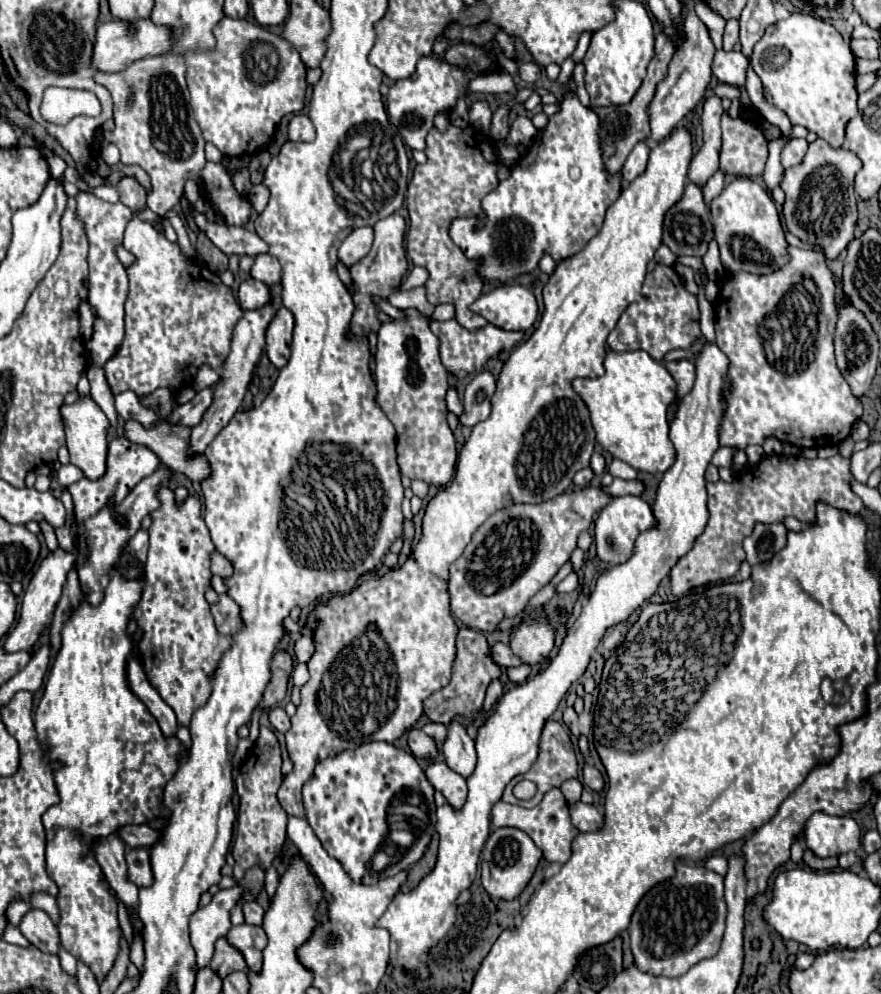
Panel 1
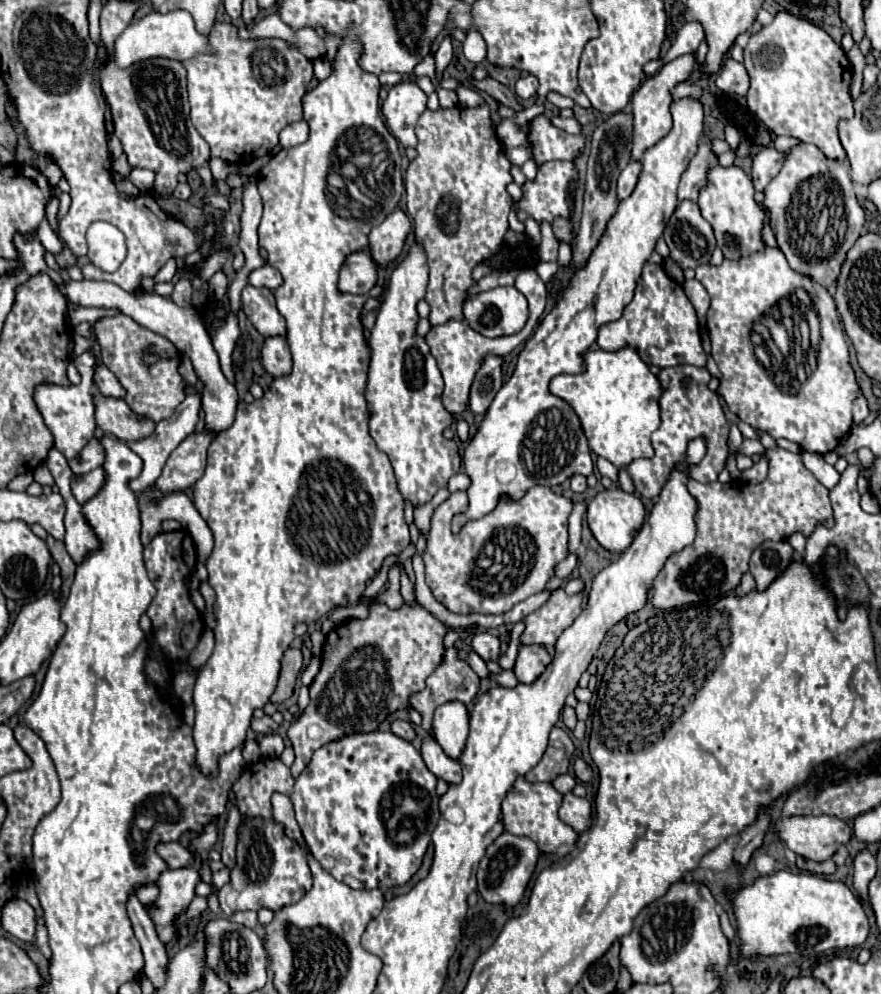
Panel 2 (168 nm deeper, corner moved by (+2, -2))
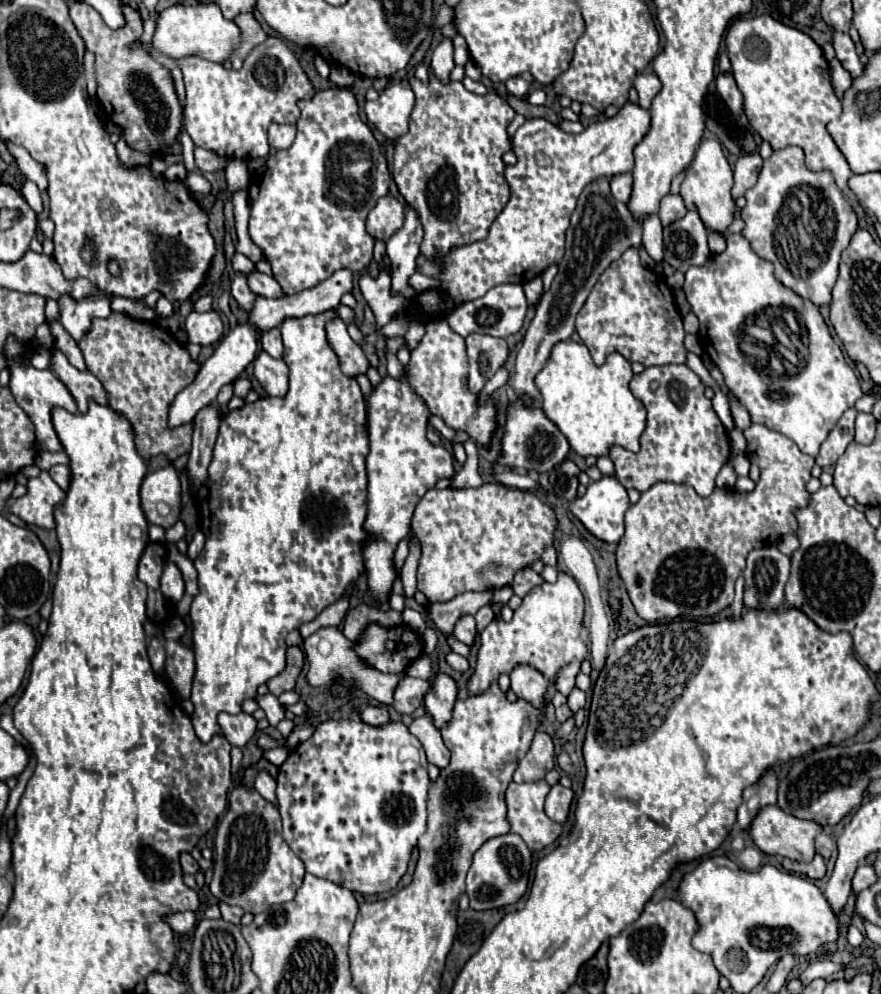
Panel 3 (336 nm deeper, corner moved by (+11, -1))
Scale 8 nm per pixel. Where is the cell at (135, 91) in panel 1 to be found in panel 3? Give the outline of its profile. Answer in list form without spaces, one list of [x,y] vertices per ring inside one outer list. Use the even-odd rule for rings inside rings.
[[[75,1],[71,5],[71,19],[83,37],[85,47],[95,53],[95,75],[99,83],[97,97],[107,115],[123,129],[123,137],[129,145],[157,155],[165,145],[171,145],[179,137],[183,107],[177,99],[171,73],[145,49],[129,47],[129,43],[137,43],[143,33],[141,17],[135,9],[127,7],[127,27],[113,31],[85,1]]]

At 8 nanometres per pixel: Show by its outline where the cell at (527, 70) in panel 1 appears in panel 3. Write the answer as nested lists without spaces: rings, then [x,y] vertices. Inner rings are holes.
[[[521,77],[509,79],[505,85],[507,85],[507,91],[509,91],[511,95],[515,95],[515,97],[527,97],[527,93],[529,93],[529,89],[531,89],[531,85],[529,85],[527,81],[523,81]]]

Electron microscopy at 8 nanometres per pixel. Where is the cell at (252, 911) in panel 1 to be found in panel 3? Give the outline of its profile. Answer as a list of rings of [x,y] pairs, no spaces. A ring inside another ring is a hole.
[[[219,903],[219,907],[221,907],[221,915],[223,915],[225,921],[239,925],[239,921],[241,921],[241,917],[243,917],[243,909],[241,909],[241,907],[231,907],[231,905],[227,905],[227,903]]]

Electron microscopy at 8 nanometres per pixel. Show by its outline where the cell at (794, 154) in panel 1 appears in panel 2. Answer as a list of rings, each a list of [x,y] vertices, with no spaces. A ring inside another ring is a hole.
[[[766,146],[754,156],[752,182],[756,190],[764,190],[766,184],[780,172],[782,160],[786,160],[786,152],[778,152],[774,146]]]

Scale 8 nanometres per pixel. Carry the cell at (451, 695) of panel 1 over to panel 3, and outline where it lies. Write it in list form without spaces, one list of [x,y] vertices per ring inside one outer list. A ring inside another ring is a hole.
[[[405,677],[397,689],[395,689],[395,699],[393,699],[393,709],[401,715],[411,715],[419,703],[423,701],[423,697],[427,695],[429,685],[423,679],[413,679],[413,677]]]

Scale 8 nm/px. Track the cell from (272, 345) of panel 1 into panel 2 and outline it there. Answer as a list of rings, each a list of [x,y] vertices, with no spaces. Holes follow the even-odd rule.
[[[270,336],[264,340],[262,364],[264,364],[266,372],[272,376],[284,376],[292,370],[290,348],[286,348],[284,336]]]

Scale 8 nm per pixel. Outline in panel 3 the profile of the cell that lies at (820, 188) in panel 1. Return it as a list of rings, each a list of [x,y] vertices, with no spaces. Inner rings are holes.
[[[785,147],[773,151],[773,155],[763,161],[755,187],[745,193],[747,205],[741,209],[745,227],[741,235],[761,259],[773,263],[779,283],[817,307],[823,307],[831,303],[839,257],[857,231],[857,215],[843,199],[833,175],[829,171],[809,171],[803,157],[799,147]]]

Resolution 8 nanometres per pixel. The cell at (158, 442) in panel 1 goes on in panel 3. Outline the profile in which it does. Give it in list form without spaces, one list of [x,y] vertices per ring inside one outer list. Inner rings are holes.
[[[59,349],[51,351],[49,369],[53,369],[55,375],[69,389],[69,393],[73,395],[73,399],[75,399],[75,403],[79,407],[79,413],[87,411],[89,399],[95,399],[101,405],[107,403],[107,393],[105,393],[103,385],[99,383],[99,379],[91,371],[79,371],[77,367],[73,367]]]

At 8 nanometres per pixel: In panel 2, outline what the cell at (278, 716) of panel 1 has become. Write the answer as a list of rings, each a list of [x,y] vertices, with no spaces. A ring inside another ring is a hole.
[[[262,716],[262,718],[254,718],[252,720],[252,730],[260,732],[260,734],[274,734],[278,732],[278,724],[270,718],[270,716]]]

